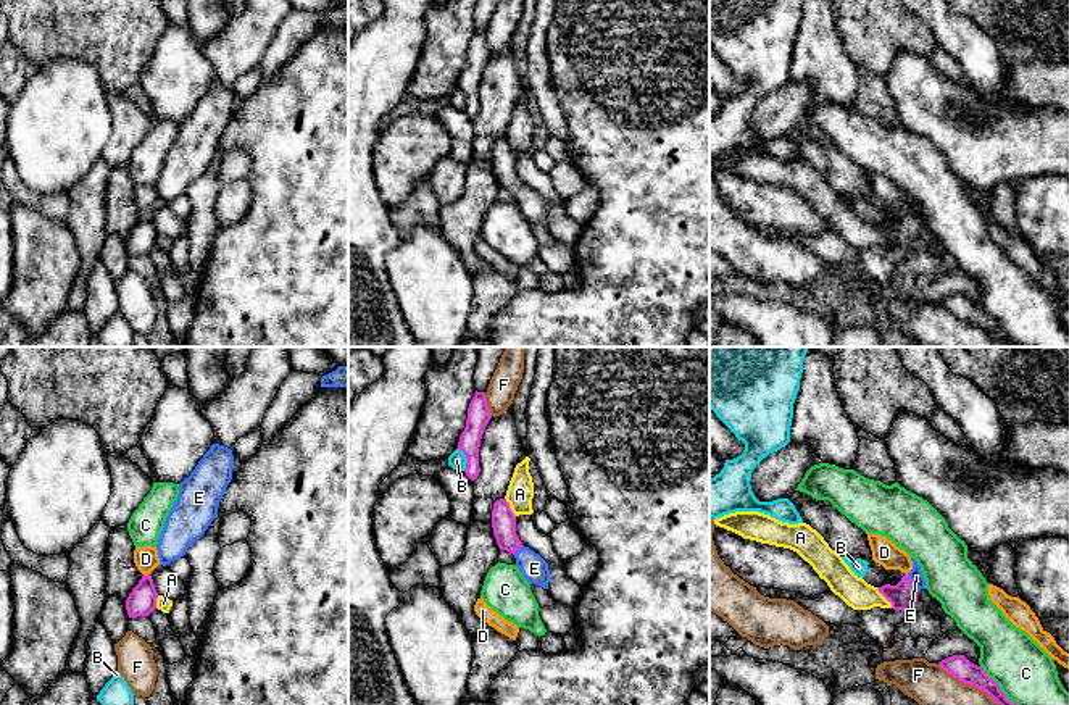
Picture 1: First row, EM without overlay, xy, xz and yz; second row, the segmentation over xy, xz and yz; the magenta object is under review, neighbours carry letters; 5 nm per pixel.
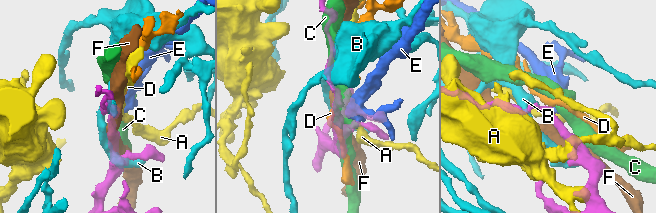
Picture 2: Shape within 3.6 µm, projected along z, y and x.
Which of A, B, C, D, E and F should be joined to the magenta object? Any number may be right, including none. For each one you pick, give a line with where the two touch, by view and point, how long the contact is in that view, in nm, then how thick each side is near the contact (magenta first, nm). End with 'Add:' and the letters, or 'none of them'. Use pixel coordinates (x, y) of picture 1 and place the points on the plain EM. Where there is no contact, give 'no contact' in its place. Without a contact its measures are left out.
E: contact yz (911, 221); length 110 nm; calibres 140 and 70 nm
Add: E

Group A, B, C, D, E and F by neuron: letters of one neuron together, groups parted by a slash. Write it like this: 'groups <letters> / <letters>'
groups A / B / C / D / E / F

